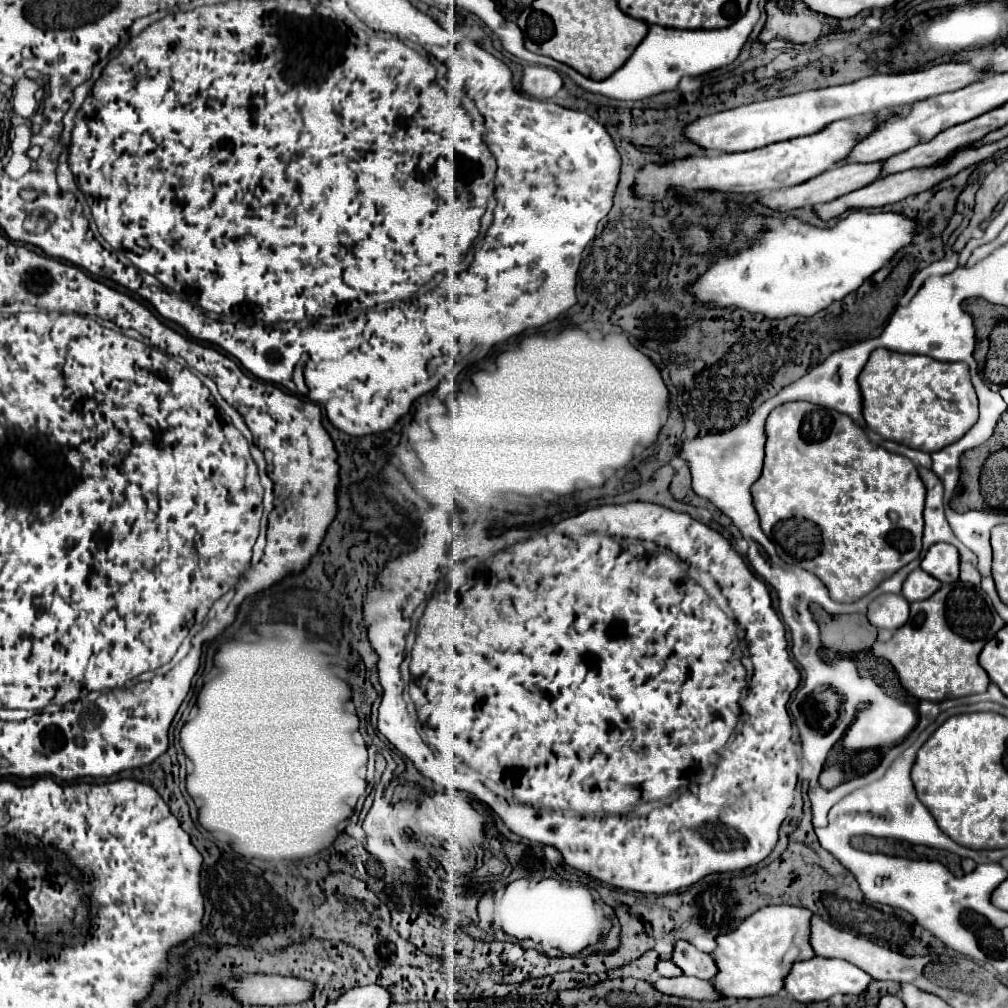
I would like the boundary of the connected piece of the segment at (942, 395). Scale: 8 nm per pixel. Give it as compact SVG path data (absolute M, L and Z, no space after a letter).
M875 349L859 375L859 385L869 429L883 439L925 453L941 451L959 441L979 419L979 401L965 363L943 363L927 355Z

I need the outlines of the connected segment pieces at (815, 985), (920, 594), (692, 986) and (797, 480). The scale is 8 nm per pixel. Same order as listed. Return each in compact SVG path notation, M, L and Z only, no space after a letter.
M813 957L809 961L801 961L795 963L789 977L785 979L785 989L803 1003L813 1003L813 1001L827 1001L837 993L843 995L859 995L863 991L867 991L869 983L871 983L871 975L867 975L865 971L861 971L859 967L851 965L849 961L841 961L841 959L825 959L825 957Z
M915 569L915 571L907 577L907 581L903 583L901 595L903 595L909 603L913 603L913 601L923 601L923 599L929 599L929 597L937 591L937 587L941 587L941 583L939 583L935 577L931 577L931 575L925 573L923 569Z
M673 977L673 979L659 979L655 987L661 993L675 995L675 997L689 997L689 999L699 999L699 1001L719 1001L725 995L715 987L713 981L703 981L697 977Z
M809 401L775 407L767 417L765 431L765 465L753 485L753 501L765 535L773 541L777 555L785 563L817 575L827 585L831 599L853 603L919 557L927 487L907 457L871 443L865 431L847 415Z

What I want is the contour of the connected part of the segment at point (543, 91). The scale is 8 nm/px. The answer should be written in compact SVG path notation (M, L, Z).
M527 65L523 69L523 81L521 81L523 93L537 99L549 99L555 97L561 89L563 89L563 79L559 77L557 71L535 65Z

